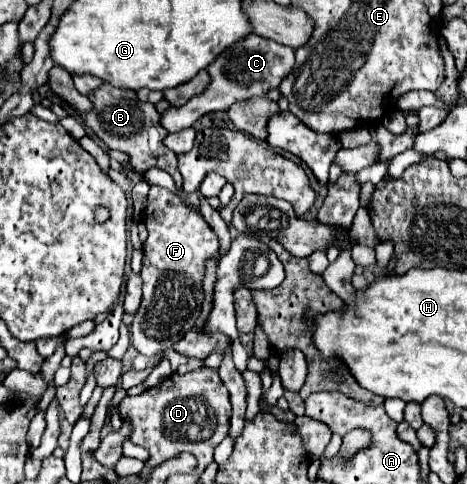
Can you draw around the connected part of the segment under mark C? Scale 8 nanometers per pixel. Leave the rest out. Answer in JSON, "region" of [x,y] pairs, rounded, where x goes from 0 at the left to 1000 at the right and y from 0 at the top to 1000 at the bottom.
{"region":[[[533,68],[529,76],[520,76],[520,85],[507,85],[503,93],[478,101],[478,110],[469,110],[469,118],[460,118],[460,126],[443,138],[452,155],[452,171],[443,176],[443,184],[409,200],[396,217],[362,221],[358,229],[349,229],[345,258],[362,275],[375,275],[375,271],[409,262],[430,238],[486,229],[507,209],[525,209],[546,196],[572,196],[580,184],[593,184],[602,176],[610,155],[627,143],[627,130],[632,130],[632,114],[623,97],[610,97],[610,93],[597,93],[593,85]]]}

